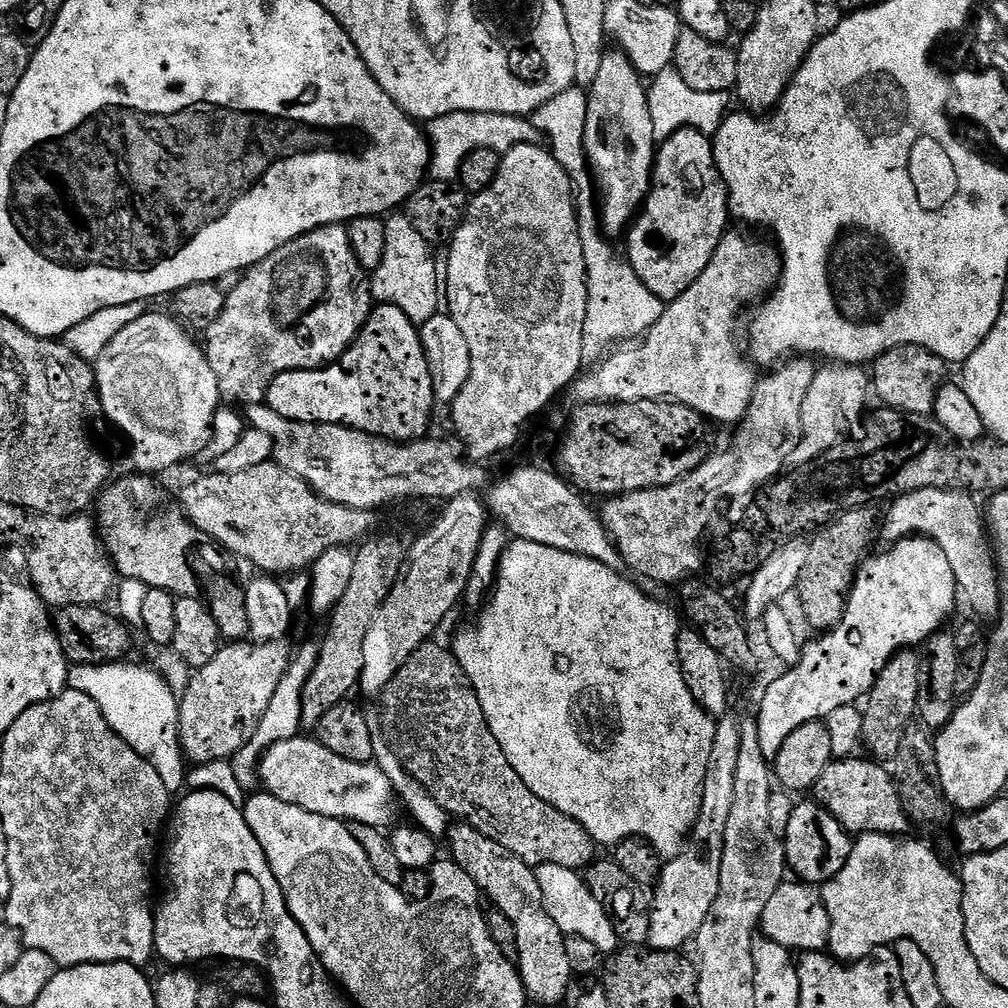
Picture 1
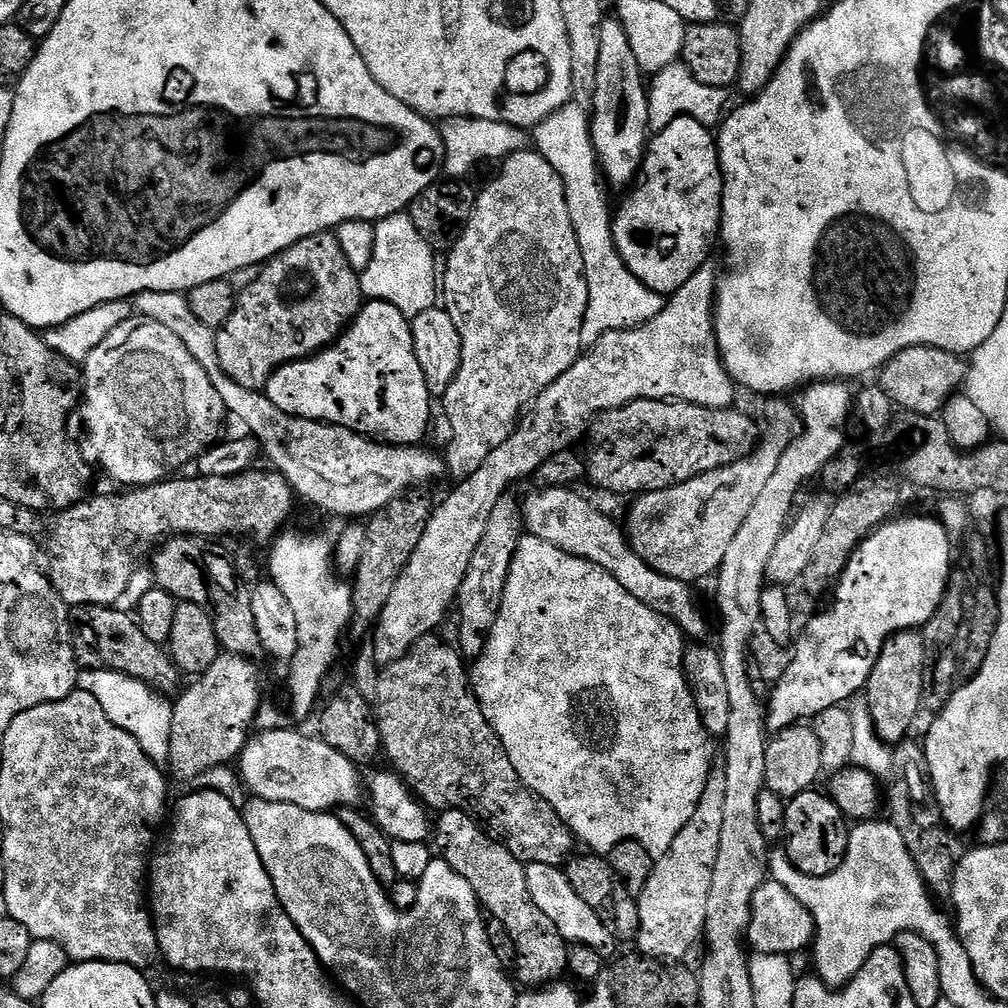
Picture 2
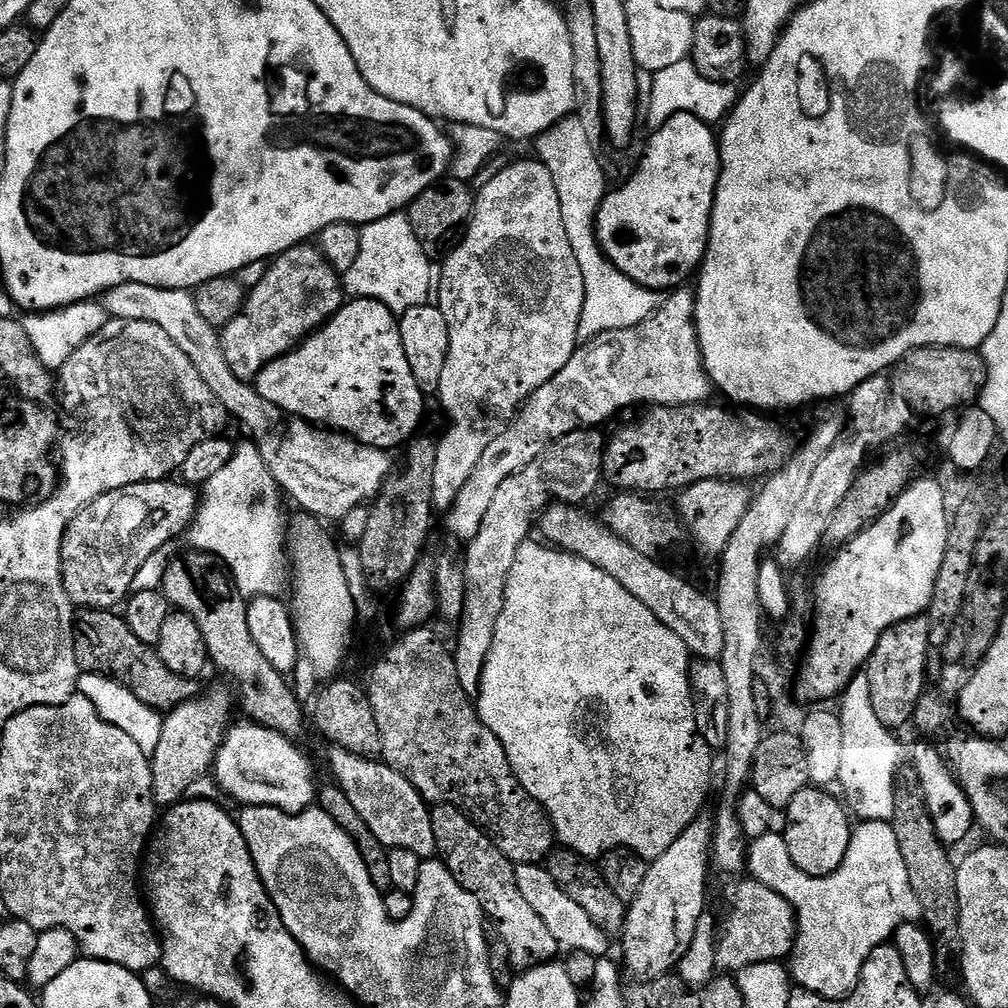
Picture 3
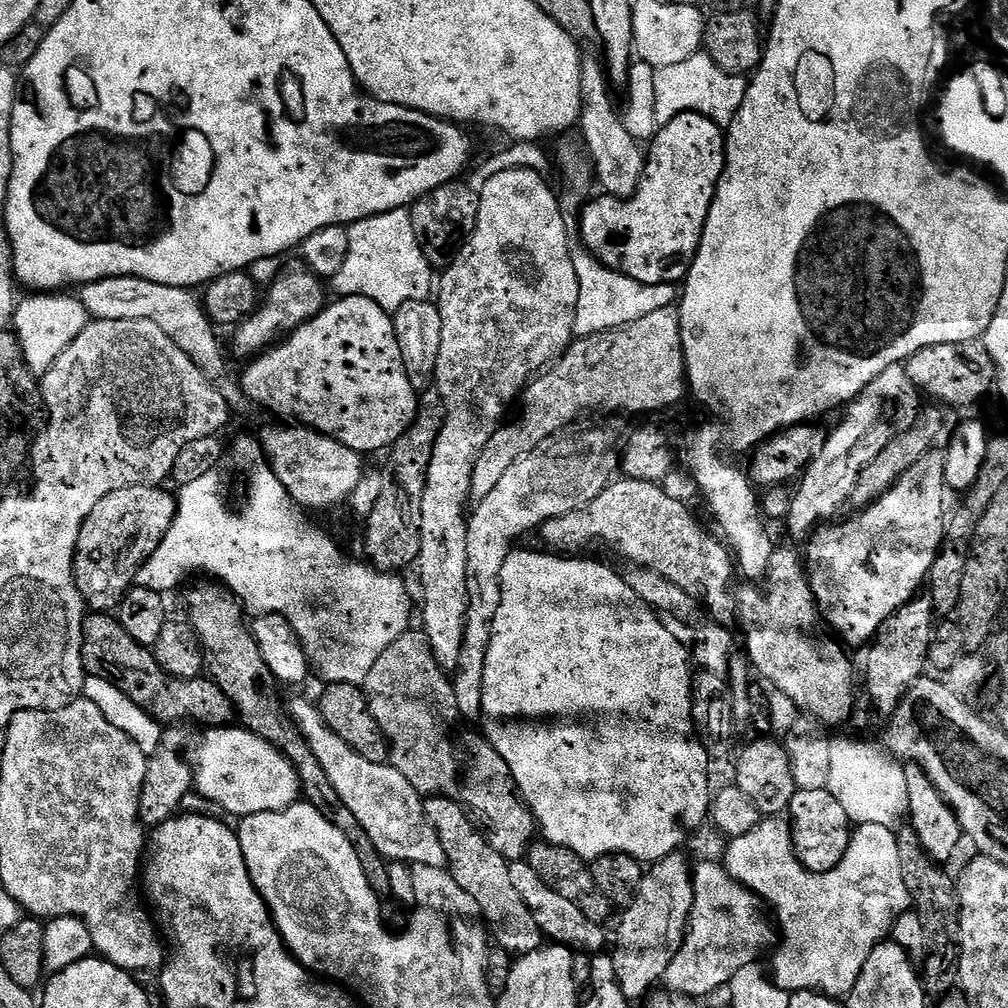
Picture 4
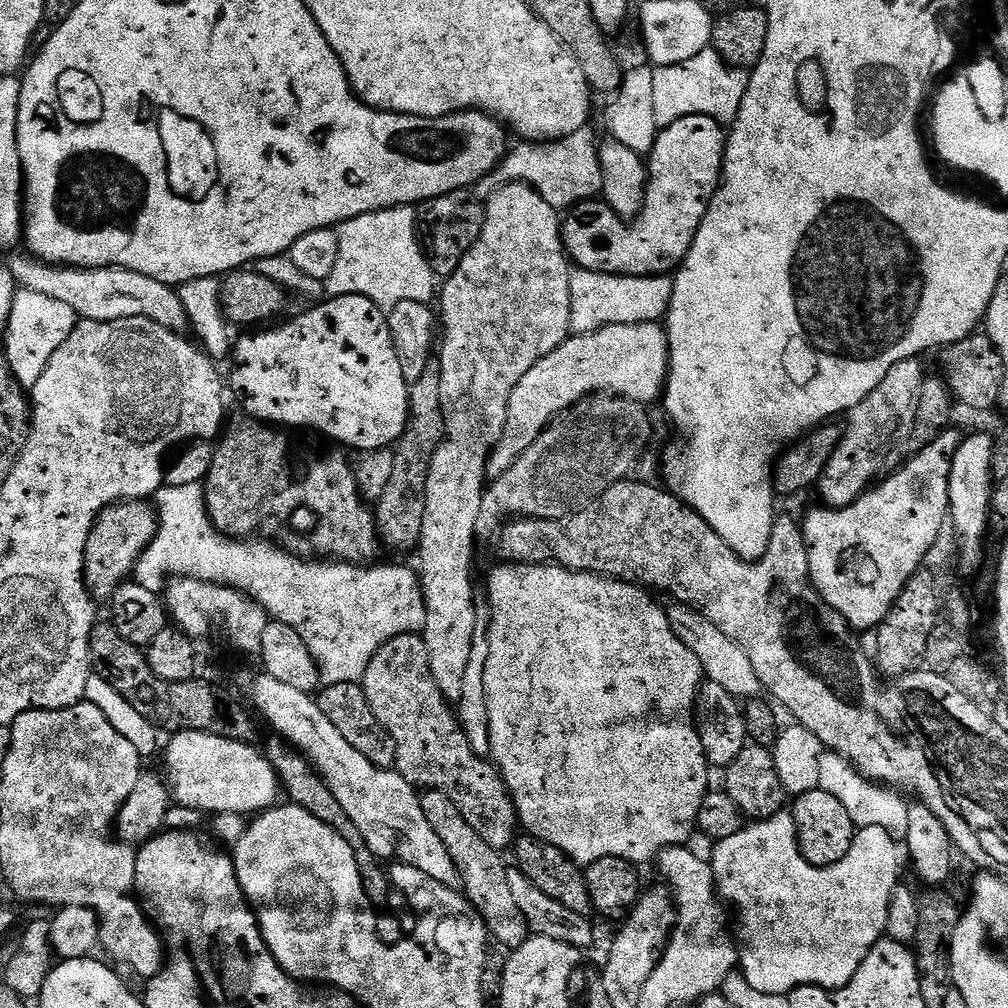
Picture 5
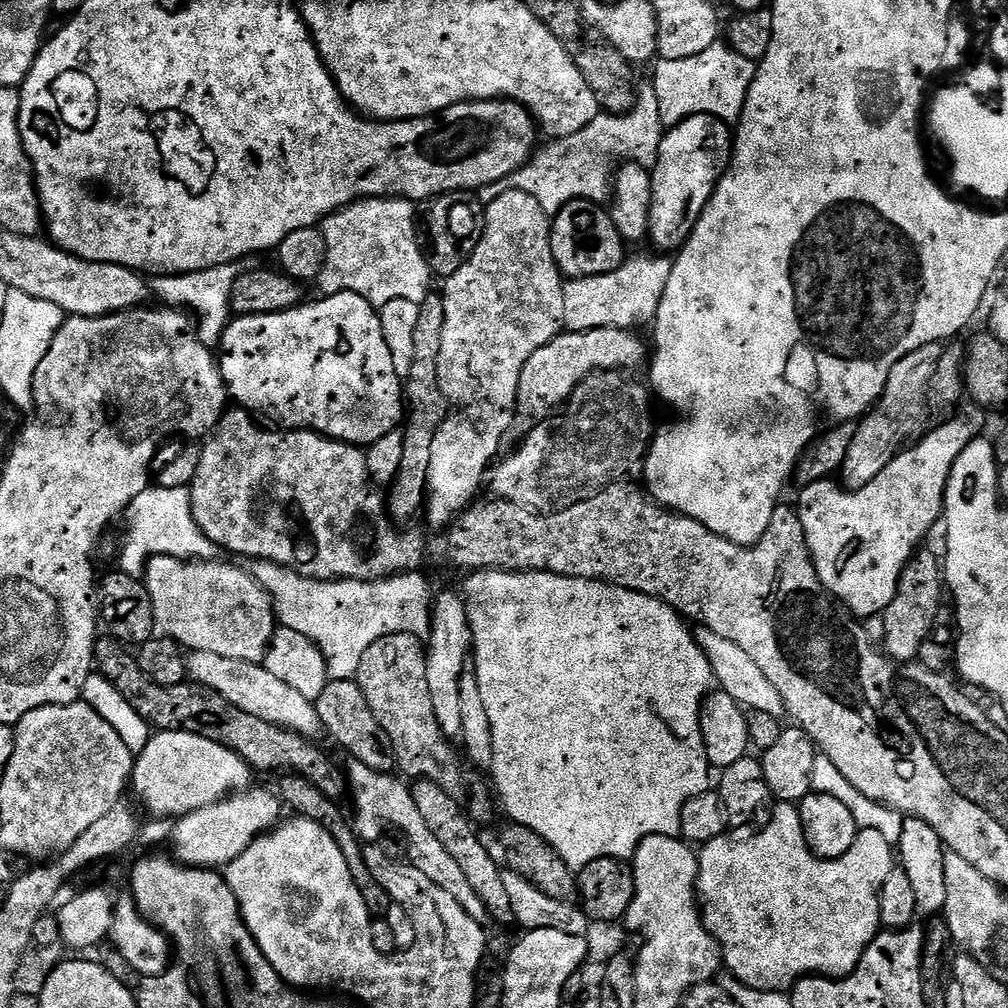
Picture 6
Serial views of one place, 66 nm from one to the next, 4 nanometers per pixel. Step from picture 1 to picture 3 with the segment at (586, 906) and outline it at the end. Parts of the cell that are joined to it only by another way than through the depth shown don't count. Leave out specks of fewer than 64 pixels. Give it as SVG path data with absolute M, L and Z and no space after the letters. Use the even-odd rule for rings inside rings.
M517 864L515 869L518 890L522 890L522 898L526 898L526 902L530 902L530 907L542 917L542 922L546 922L550 934L558 938L561 949L568 952L585 952L597 958L609 955L609 933L594 926L594 922L590 922L590 914L586 914L586 910L582 910L582 906L578 906L578 902L574 902L574 898L570 898L570 894L566 894L562 886L558 886L558 882L554 882L547 867L538 864Z

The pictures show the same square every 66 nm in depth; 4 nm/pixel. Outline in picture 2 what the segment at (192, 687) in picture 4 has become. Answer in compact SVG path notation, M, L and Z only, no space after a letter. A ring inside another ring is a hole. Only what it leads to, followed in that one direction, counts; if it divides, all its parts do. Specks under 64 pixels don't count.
M82 604L71 609L72 649L77 665L84 670L123 672L161 694L175 693L181 687L180 669L172 663L171 656L161 645L150 642L150 638L142 634L135 615L128 613L127 616L120 610L119 607L106 604Z

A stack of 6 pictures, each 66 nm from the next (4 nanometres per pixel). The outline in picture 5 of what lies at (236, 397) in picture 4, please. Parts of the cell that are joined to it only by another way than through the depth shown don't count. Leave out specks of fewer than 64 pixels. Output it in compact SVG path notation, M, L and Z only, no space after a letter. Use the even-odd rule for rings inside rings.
M31 254L16 256L7 261L17 285L23 290L34 290L34 294L46 294L46 298L55 298L58 302L66 302L73 308L80 320L94 322L114 322L122 318L150 318L158 322L158 326L166 326L172 332L181 334L189 331L188 315L180 301L180 293L171 284L163 284L154 278L146 278L146 274L138 274L125 268L69 268L59 264L45 264Z

